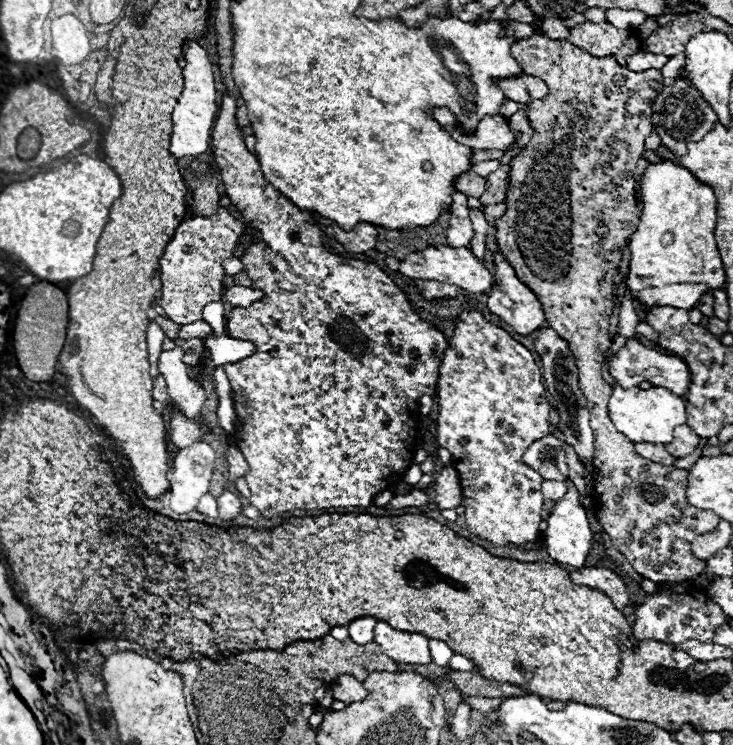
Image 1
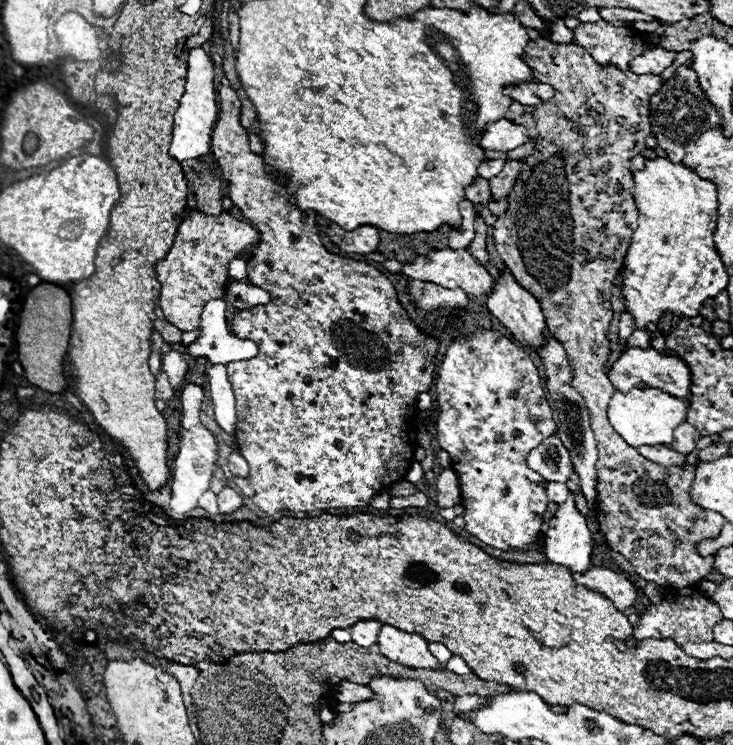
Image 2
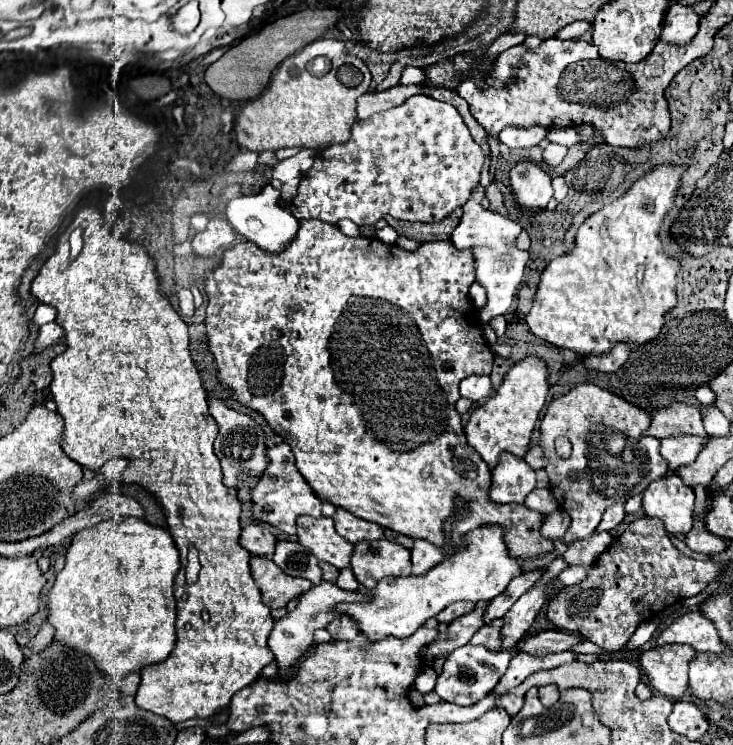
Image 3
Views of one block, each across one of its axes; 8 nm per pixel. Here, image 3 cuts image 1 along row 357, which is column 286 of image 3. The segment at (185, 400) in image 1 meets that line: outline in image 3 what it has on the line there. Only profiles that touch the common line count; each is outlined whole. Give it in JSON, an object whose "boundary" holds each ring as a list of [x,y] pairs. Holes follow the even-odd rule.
{"boundary":[[[304,148],[304,150],[300,150],[296,156],[280,162],[280,164],[274,168],[274,174],[272,174],[274,180],[286,184],[288,180],[292,180],[292,178],[296,178],[296,176],[302,176],[302,174],[312,166],[314,154],[316,154],[314,150],[306,150],[306,148]]]}

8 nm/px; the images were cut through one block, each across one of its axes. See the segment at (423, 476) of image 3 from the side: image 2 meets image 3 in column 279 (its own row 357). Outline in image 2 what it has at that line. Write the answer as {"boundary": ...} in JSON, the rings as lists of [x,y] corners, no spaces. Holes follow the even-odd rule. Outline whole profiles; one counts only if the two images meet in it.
{"boundary":[[[222,80],[222,84],[218,86],[218,94],[220,94],[220,116],[218,116],[218,124],[214,126],[214,136],[212,136],[212,152],[218,160],[218,164],[222,166],[222,176],[228,182],[228,196],[232,200],[232,204],[244,214],[244,218],[248,218],[258,234],[260,241],[252,248],[252,258],[248,260],[248,278],[254,286],[260,286],[262,290],[270,292],[272,300],[264,306],[256,306],[250,310],[240,310],[234,320],[232,320],[232,332],[236,336],[242,336],[244,340],[252,340],[258,344],[258,356],[254,356],[254,360],[246,360],[246,362],[238,362],[238,364],[226,364],[226,372],[228,372],[228,382],[234,390],[236,396],[236,444],[240,454],[244,456],[244,460],[250,466],[250,478],[248,482],[254,488],[254,504],[266,512],[266,514],[276,514],[280,510],[292,510],[292,512],[312,512],[312,510],[328,510],[328,508],[360,508],[360,506],[368,506],[370,498],[386,492],[394,482],[404,480],[412,458],[414,458],[414,450],[418,448],[418,440],[416,440],[416,398],[420,392],[428,392],[430,384],[432,384],[432,374],[434,374],[434,358],[436,358],[436,350],[438,350],[438,340],[420,332],[414,322],[408,318],[406,310],[402,310],[402,306],[398,304],[396,298],[396,290],[390,284],[390,280],[378,272],[376,268],[358,262],[358,260],[344,260],[336,254],[330,254],[322,240],[320,240],[320,230],[316,224],[316,212],[314,210],[300,210],[294,196],[290,196],[286,192],[286,188],[276,184],[276,174],[266,170],[266,162],[260,154],[254,154],[250,150],[250,142],[248,142],[248,132],[246,128],[240,124],[240,112],[242,112],[242,102],[238,92],[228,84],[228,80]]]}

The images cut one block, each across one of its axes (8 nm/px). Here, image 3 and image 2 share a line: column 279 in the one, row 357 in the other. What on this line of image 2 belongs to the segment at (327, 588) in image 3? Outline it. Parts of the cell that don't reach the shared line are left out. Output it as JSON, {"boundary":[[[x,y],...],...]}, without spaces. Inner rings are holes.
{"boundary":[[[630,348],[630,350],[622,352],[620,358],[608,370],[608,378],[610,378],[612,386],[622,394],[630,392],[630,388],[638,386],[640,382],[644,382],[650,388],[660,388],[662,392],[666,392],[670,396],[678,396],[680,400],[686,400],[690,394],[690,370],[686,368],[686,364],[674,356],[660,356],[656,350]]]}

